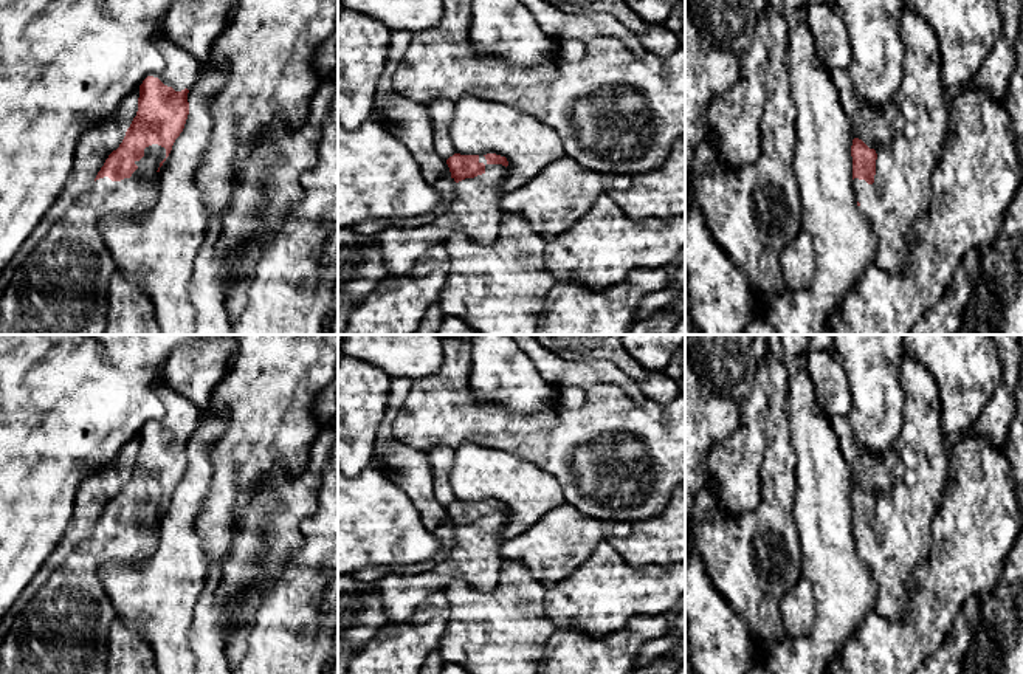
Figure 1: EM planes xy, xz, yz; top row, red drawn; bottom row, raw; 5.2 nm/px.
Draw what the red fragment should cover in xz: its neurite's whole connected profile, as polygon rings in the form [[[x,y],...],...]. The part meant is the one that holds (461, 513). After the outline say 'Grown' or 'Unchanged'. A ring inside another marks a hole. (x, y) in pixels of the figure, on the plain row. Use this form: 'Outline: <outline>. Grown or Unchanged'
Outline: [[[496,500],[460,502],[446,507],[457,530],[450,555],[436,569],[411,578],[389,576],[377,589],[391,623],[408,621],[422,603],[460,579],[480,592],[496,589],[504,567],[501,544],[508,508]]]. Grown

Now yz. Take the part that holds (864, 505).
Outline: [[[907,349],[899,366],[904,389],[904,425],[893,451],[897,457],[896,480],[888,494],[870,496],[854,485],[851,493],[852,531],[859,556],[866,562],[877,595],[873,614],[904,621],[913,598],[913,572],[932,548],[932,522],[939,510],[952,469],[952,452],[941,421],[941,397],[935,377]]]. Grown

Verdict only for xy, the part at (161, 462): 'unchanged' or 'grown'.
grown

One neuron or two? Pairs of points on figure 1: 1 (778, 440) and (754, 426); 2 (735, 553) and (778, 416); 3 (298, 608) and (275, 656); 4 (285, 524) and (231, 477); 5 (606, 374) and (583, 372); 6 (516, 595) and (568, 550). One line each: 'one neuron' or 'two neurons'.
1: two neurons
2: one neuron
3: one neuron
4: two neurons
5: one neuron
6: two neurons

